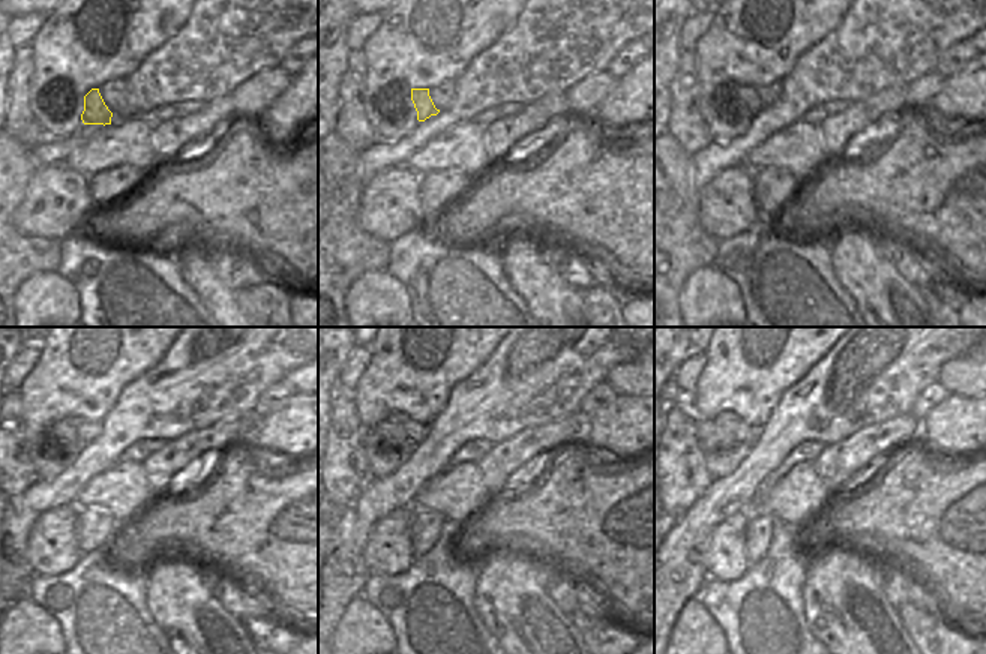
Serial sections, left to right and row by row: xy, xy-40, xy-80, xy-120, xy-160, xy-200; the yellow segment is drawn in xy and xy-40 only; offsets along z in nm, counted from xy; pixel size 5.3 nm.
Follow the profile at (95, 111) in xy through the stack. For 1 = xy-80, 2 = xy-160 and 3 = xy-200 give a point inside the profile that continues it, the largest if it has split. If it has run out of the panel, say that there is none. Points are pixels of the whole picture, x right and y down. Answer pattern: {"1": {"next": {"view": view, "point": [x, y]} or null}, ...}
{"1": {"next": {"view": "xy-80", "point": [748, 95]}}, "2": {"next": {"view": "xy-160", "point": [384, 432]}}, "3": {"next": {"view": "xy-200", "point": [710, 437]}}}

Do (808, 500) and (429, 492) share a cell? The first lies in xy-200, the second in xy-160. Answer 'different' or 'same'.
same

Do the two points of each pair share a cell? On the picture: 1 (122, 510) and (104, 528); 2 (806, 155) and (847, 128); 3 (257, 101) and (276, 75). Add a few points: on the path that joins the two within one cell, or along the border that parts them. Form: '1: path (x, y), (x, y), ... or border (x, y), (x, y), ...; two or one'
1: border (80, 509), (102, 506), (116, 519), (125, 522); two
2: border (818, 128), (818, 140), (827, 161); two
3: path (257, 95), (270, 81); one

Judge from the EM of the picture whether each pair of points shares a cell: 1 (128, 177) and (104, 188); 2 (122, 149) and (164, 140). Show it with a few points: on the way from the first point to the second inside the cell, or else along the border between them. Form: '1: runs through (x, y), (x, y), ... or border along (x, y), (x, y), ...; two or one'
1: runs through (122, 180), (110, 185); one
2: border along (152, 128), (150, 149), (156, 161); two

